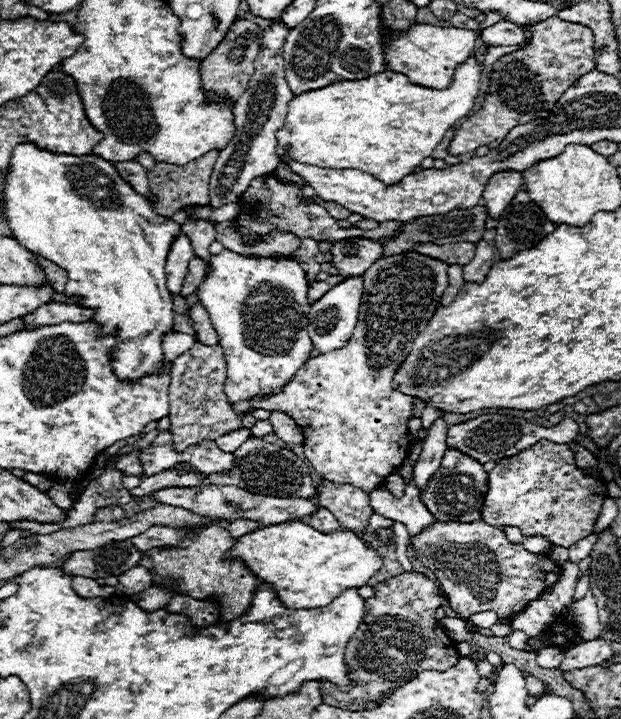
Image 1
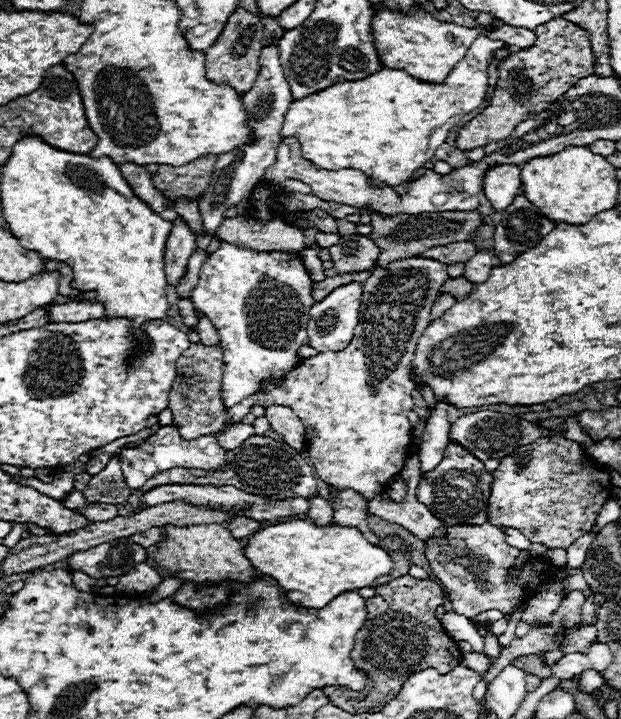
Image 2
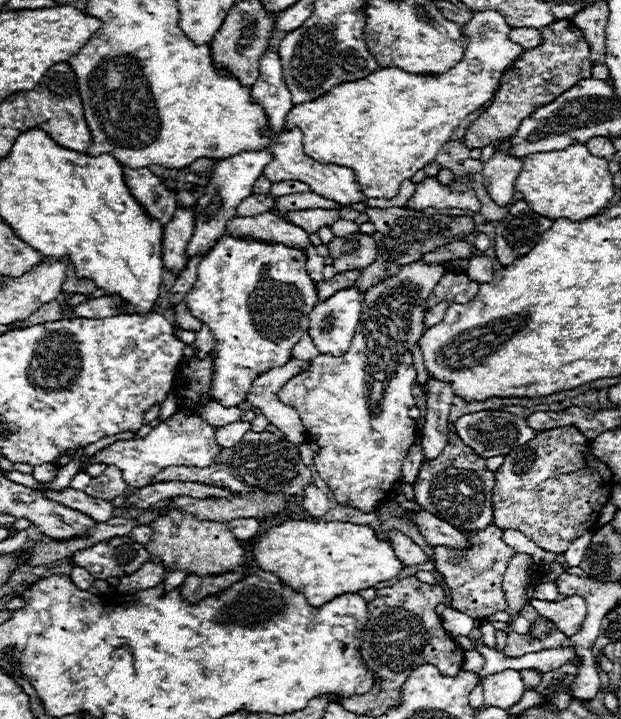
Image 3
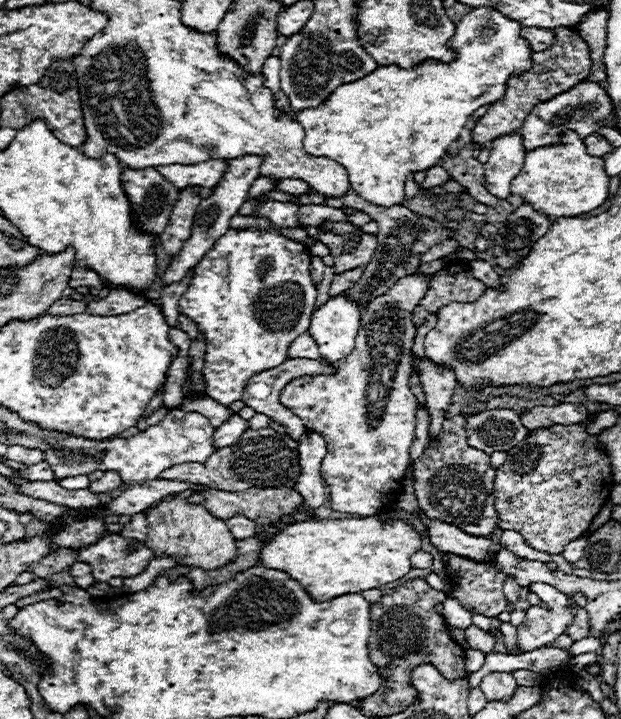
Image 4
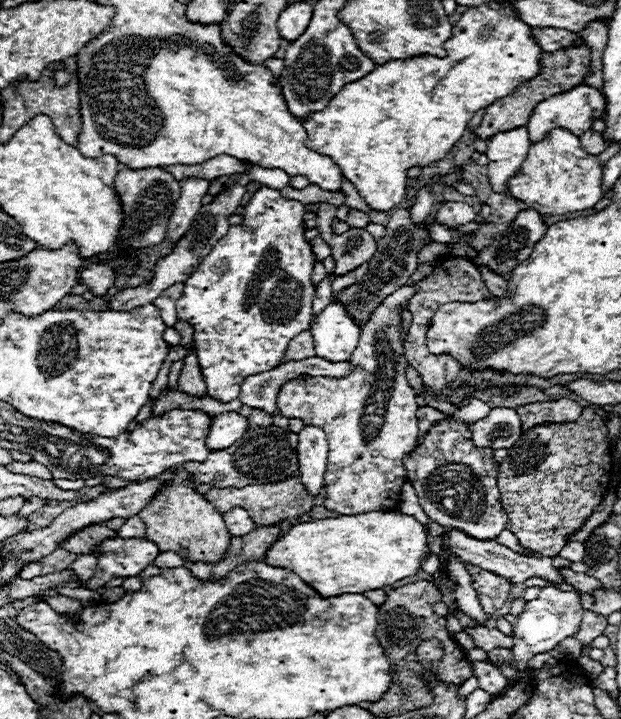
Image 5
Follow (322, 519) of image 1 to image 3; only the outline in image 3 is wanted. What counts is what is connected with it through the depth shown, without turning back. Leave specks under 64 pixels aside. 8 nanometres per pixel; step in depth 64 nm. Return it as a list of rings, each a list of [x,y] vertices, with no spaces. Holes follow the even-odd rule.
[[[308,484],[308,486],[304,488],[302,506],[304,506],[304,510],[306,510],[312,518],[322,518],[322,516],[330,510],[330,504],[328,504],[326,494],[324,494],[320,488],[316,488],[314,484]]]

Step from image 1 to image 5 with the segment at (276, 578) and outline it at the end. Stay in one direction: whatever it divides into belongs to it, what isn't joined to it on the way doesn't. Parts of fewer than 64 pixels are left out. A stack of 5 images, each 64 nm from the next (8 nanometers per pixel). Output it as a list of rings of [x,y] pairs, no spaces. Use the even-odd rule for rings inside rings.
[[[366,512],[296,524],[266,550],[264,562],[276,568],[292,570],[322,598],[332,598],[340,594],[364,594],[366,590],[378,590],[412,576],[420,570],[420,562],[426,554],[430,554],[426,548],[426,532],[414,516],[402,512]]]

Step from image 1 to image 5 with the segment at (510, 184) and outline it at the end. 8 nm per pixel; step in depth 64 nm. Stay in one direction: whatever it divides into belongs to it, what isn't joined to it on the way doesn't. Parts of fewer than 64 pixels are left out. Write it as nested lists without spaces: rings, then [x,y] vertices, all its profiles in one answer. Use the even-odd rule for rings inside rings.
[[[514,128],[512,132],[500,132],[488,142],[488,178],[490,186],[498,194],[508,192],[508,180],[520,172],[524,158],[528,156],[530,140],[526,128]]]

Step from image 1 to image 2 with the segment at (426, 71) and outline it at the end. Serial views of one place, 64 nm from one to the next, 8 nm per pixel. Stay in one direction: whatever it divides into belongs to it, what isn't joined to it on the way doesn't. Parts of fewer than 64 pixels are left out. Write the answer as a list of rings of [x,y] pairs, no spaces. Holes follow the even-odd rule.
[[[416,4],[410,14],[390,12],[386,8],[376,10],[372,30],[376,38],[376,50],[380,52],[380,60],[386,68],[404,70],[416,80],[428,82],[428,84],[442,84],[450,70],[460,62],[476,36],[481,33],[483,27],[464,28],[458,24],[446,24],[430,18],[428,14],[420,12],[420,6]]]

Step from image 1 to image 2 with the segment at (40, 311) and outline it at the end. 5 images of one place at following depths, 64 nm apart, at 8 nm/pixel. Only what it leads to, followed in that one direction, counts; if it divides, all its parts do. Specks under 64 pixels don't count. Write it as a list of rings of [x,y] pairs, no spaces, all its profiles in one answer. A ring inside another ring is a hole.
[[[70,302],[70,304],[54,304],[46,308],[48,322],[86,322],[104,316],[104,306],[94,302]]]

